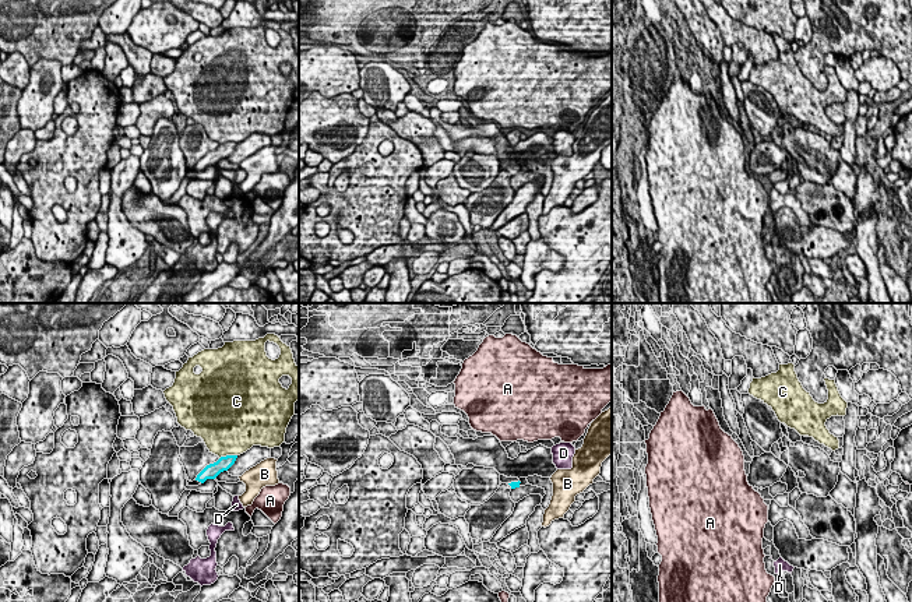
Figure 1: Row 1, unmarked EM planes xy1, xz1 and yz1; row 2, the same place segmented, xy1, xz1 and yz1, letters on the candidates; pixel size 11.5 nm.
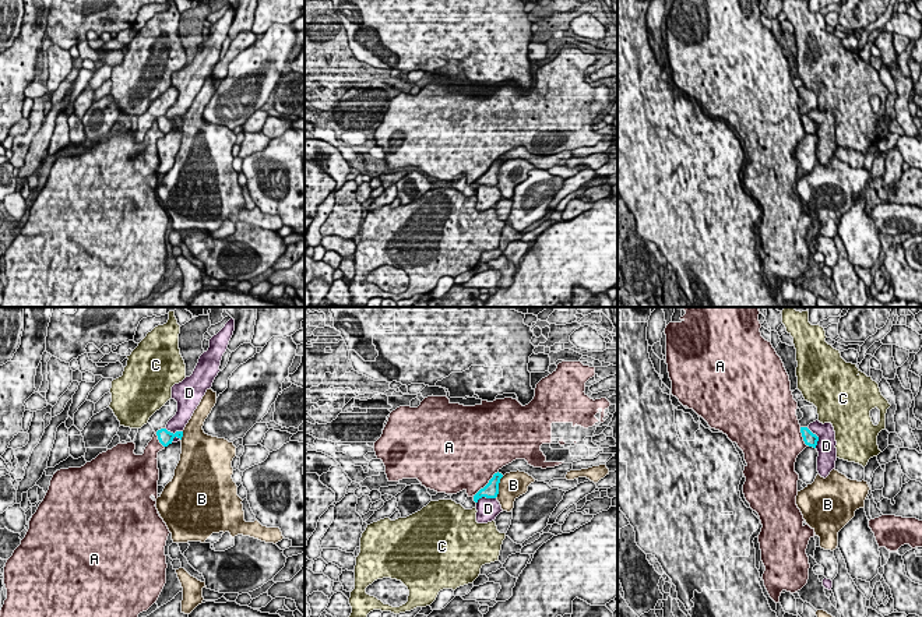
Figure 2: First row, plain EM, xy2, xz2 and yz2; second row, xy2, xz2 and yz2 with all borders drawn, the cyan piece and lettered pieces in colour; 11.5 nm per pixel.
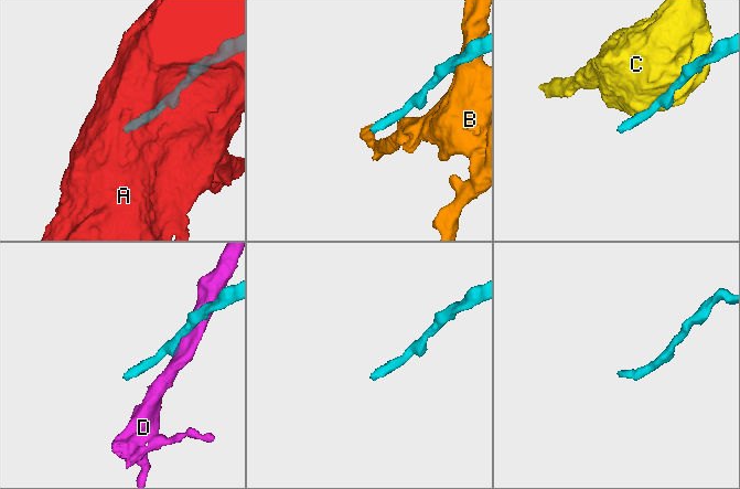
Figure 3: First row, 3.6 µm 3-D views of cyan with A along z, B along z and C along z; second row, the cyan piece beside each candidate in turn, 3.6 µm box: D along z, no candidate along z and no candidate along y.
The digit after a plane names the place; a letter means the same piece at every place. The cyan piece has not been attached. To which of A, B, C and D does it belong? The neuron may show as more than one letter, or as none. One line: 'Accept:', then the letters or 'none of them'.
Accept: none of them

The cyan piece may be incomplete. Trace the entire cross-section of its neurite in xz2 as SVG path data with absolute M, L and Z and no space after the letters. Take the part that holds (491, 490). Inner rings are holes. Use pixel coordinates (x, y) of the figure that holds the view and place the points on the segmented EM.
M495 473L489 483L474 496L474 501L478 503L478 500L482 497L496 498L499 494L499 483L502 477L502 473Z

